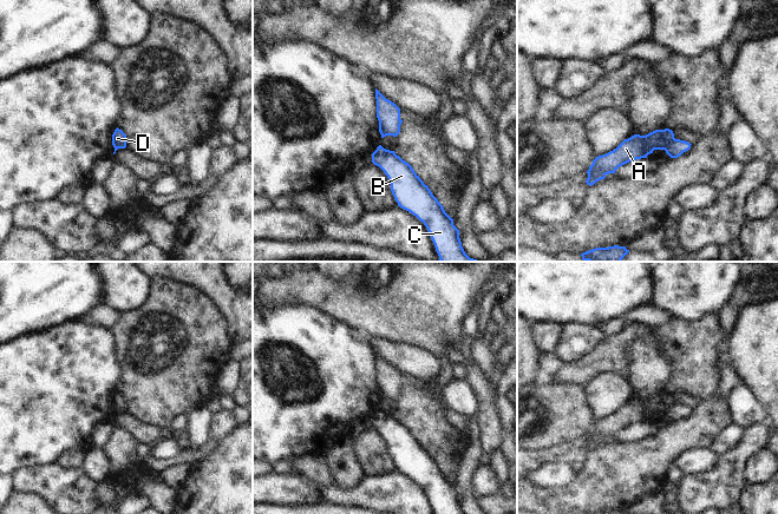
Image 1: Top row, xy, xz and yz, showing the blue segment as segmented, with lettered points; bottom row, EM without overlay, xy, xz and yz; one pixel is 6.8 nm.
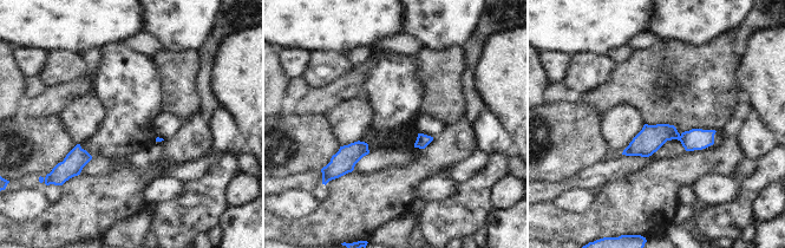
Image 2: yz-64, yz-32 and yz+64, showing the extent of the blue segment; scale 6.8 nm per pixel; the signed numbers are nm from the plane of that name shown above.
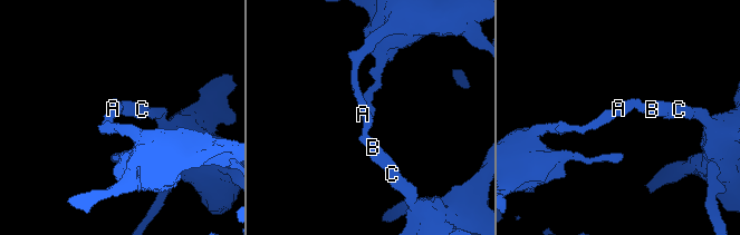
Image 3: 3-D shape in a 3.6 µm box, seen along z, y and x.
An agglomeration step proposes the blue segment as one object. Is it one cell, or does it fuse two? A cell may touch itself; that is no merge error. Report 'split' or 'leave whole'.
split

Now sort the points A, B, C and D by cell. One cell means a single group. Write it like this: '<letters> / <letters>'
A D / B C

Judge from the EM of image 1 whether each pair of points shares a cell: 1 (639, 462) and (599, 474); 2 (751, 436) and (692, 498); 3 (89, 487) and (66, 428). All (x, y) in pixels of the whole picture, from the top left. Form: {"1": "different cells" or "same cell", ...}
{"1": "same cell", "2": "same cell", "3": "different cells"}

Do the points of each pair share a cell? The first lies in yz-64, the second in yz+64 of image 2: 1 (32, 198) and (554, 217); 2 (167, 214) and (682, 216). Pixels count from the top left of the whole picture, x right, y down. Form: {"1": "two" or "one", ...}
{"1": "two", "2": "two"}

